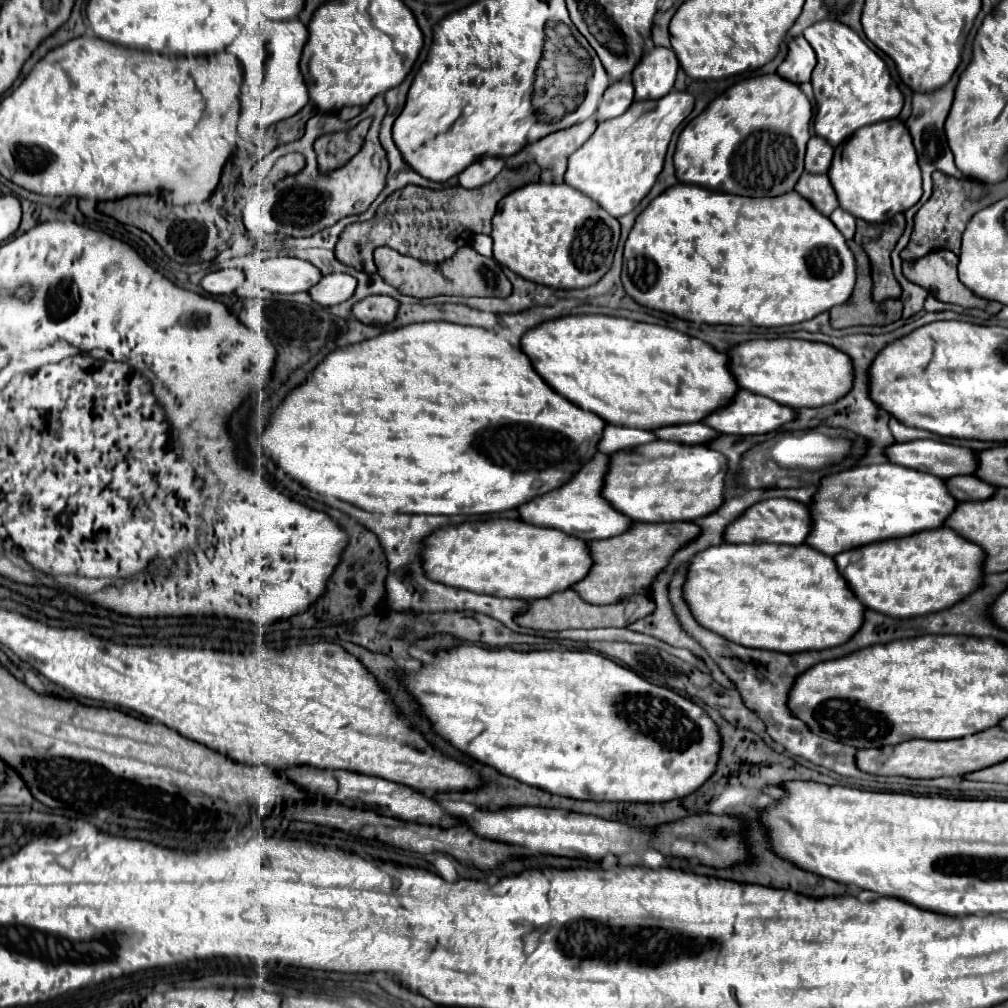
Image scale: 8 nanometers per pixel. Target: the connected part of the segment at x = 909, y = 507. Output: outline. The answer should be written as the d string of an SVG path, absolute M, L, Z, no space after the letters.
M896 464L856 466L822 478L810 504L812 532L806 544L818 552L836 556L872 542L940 528L954 510L956 500L938 476Z

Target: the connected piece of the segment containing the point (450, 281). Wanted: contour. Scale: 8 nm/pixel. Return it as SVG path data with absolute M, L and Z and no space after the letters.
M472 246L460 248L450 260L444 264L426 264L416 258L398 254L392 248L376 248L374 262L378 274L384 282L394 286L398 292L404 292L414 298L432 298L432 296L498 296L508 298L512 294L512 284L502 272L500 264L494 258L480 256Z

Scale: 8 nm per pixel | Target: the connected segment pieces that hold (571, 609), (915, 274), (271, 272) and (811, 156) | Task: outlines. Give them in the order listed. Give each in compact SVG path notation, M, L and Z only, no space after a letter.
M566 590L566 592L558 592L554 596L542 598L542 600L528 600L530 610L516 616L516 622L524 628L534 628L534 630L552 630L552 632L560 632L560 630L568 630L568 628L626 628L630 624L634 624L636 620L646 618L648 614L654 612L656 604L648 598L648 596L630 596L626 598L622 604L610 604L610 606L596 606L596 604L588 604L580 598L580 594L576 594L576 590Z
M936 250L928 256L922 256L920 260L904 262L902 270L904 276L928 290L934 298L942 302L960 304L964 308L986 308L986 300L972 294L956 274L958 256L950 250Z
M278 256L270 260L256 260L244 268L246 280L262 284L264 290L280 294L308 292L322 278L322 272L300 258Z
M812 136L806 152L806 170L812 174L824 174L830 168L834 148L820 136Z

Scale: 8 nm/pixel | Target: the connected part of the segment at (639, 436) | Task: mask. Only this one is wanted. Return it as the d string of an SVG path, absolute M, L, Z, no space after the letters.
M606 424L602 440L598 444L600 452L620 452L628 448L636 448L642 444L648 444L656 440L656 434L652 430L640 430L640 428L628 428L628 426L616 426L616 424Z

